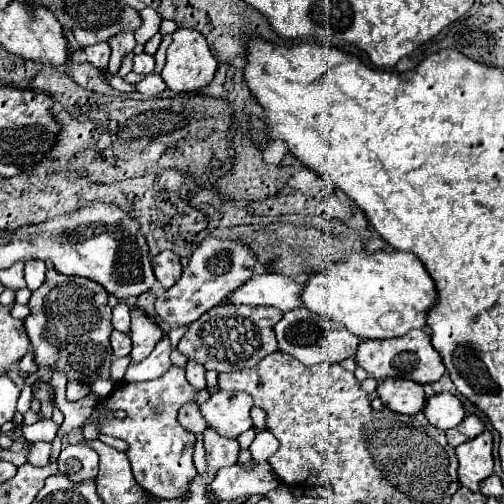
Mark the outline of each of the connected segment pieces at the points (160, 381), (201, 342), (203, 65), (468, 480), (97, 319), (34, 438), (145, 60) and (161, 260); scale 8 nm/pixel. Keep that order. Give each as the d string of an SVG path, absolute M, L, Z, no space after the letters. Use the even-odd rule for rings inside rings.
M171 366L165 374L161 374L159 378L155 378L155 380L147 380L147 382L133 382L133 384L119 384L119 386L113 386L113 390L111 390L111 394L107 396L107 398L103 398L97 406L95 406L95 410L93 410L93 414L83 422L83 428L85 426L89 426L89 424L93 424L93 422L99 422L99 432L101 434L109 434L109 436L115 436L115 438L123 438L123 440L127 440L129 442L129 450L127 450L127 458L129 458L129 462L131 462L131 466L133 466L133 476L135 476L135 480L137 480L137 484L145 490L145 492L149 492L149 494L153 494L153 496L157 496L157 498L181 498L181 496L185 496L187 494L187 486L191 484L191 480L193 480L193 476L197 474L197 470L195 470L195 466L193 466L193 448L195 448L195 442L197 442L197 436L193 434L193 432L189 432L189 430L185 430L179 422L177 422L177 412L179 412L179 408L183 406L183 404L189 404L189 402L193 402L193 404L205 404L209 400L209 392L207 390L195 390L189 382L187 382L187 378L185 378L185 368L179 368L179 366ZM97 408L101 408L101 410L109 410L109 412L115 412L115 410L123 410L127 416L125 418L115 418L115 416L111 416L111 414L107 414L107 416L101 416L101 418L97 418Z
M215 306L203 318L189 324L189 330L179 342L179 350L207 370L215 372L237 372L243 368L251 368L259 358L277 350L277 340L273 326L283 318L283 312L277 308L263 306Z
M179 28L173 32L173 42L167 50L167 62L165 62L165 68L161 72L161 78L165 80L165 84L181 94L181 92L197 92L205 86L211 84L213 76L217 72L217 60L207 44L207 40L203 38L201 32L197 30L185 30L185 28Z
M485 430L475 440L455 448L459 460L459 482L471 492L479 490L479 482L493 474L493 438Z
M47 268L47 278L29 300L31 316L25 318L25 330L31 340L37 366L51 366L51 370L63 370L69 380L95 382L97 378L109 378L111 366L111 308L107 304L107 292L91 280L75 276L59 276L59 272Z
M39 420L37 424L23 426L23 436L29 442L51 442L57 434L57 424L53 420Z
M145 52L133 56L133 72L145 76L145 74L149 74L149 72L153 70L153 66L155 66L153 56L149 56L149 54L145 54Z
M161 252L153 260L153 270L155 270L155 276L161 282L161 286L165 290L169 290L171 284L175 284L179 280L179 276L181 276L179 256L175 256L173 252Z

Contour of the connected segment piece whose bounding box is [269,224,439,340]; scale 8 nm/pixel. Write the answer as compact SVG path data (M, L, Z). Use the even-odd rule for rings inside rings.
M271 224L269 232L305 250L311 278L305 284L301 300L311 312L345 324L345 328L359 338L395 338L413 328L427 326L427 314L437 304L439 294L417 256L389 250L365 254L361 240L331 238L315 228Z

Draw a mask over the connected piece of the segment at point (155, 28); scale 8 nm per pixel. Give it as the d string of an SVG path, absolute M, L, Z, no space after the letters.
M145 8L139 12L141 18L143 18L143 24L141 28L135 32L135 40L137 44L145 44L149 38L153 38L157 32L159 32L159 26L161 26L161 16L153 10L153 8Z

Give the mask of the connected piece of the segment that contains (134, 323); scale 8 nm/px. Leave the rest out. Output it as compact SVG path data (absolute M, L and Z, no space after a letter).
M135 304L129 306L129 312L131 312L131 332L129 334L133 340L131 362L141 362L153 352L155 344L163 336L163 330L151 316L147 316Z

